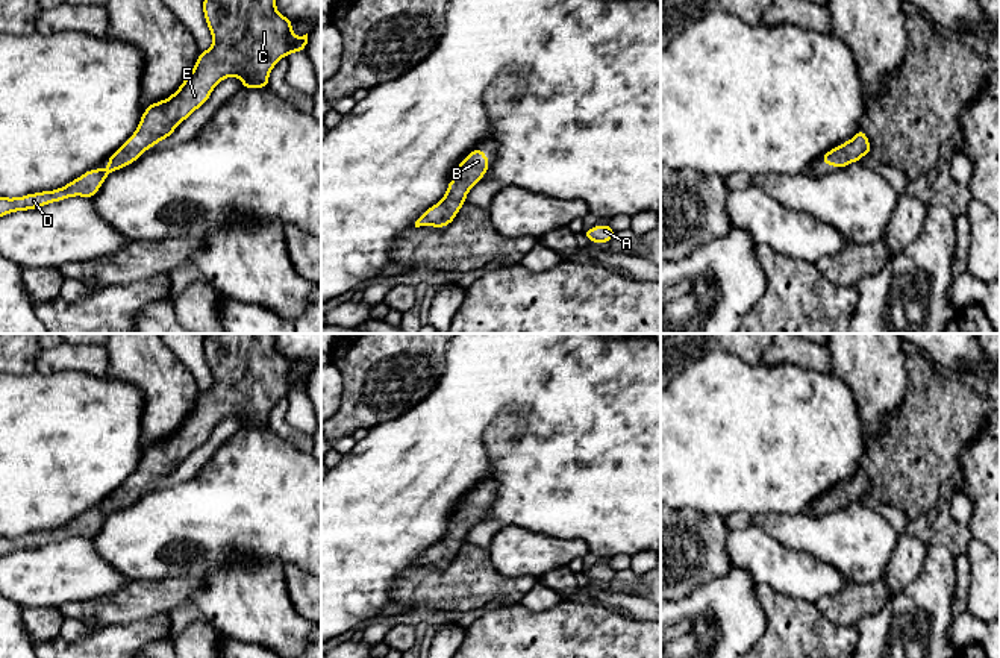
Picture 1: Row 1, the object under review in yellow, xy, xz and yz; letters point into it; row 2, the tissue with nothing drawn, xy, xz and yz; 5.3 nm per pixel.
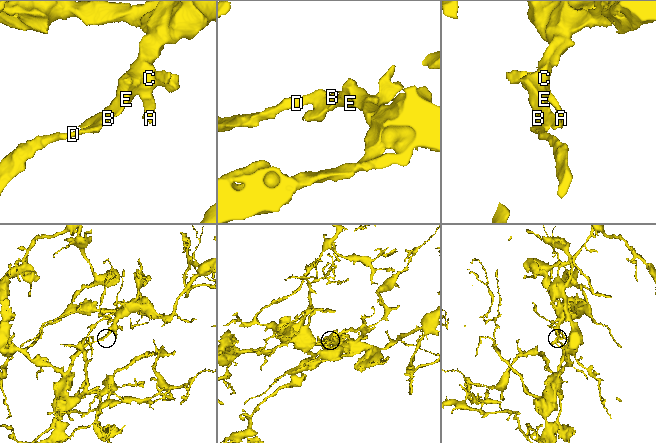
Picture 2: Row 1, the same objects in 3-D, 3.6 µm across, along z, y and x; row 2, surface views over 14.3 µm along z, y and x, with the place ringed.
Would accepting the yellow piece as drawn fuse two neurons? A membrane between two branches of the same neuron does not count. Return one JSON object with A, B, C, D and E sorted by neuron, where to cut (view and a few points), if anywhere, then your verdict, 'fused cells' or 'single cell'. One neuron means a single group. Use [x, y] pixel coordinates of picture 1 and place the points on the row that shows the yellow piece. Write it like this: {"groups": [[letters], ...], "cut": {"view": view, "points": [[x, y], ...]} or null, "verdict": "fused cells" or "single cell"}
{"groups": [["A", "B", "C", "D", "E"]], "cut": null, "verdict": "single cell"}

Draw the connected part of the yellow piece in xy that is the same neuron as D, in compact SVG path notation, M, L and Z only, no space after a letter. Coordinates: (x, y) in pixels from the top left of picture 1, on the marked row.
M203 0L203 15L214 38L212 45L206 52L198 53L194 68L176 92L144 109L135 133L106 159L109 164L108 170L91 168L58 190L26 194L14 199L0 197L0 217L17 211L36 209L74 196L88 199L94 197L112 171L133 164L150 147L171 136L182 121L209 100L211 92L221 80L236 76L242 82L242 89L270 88L268 77L277 61L291 53L305 52L308 44L308 33L295 36L291 32L292 20L277 12L276 0Z

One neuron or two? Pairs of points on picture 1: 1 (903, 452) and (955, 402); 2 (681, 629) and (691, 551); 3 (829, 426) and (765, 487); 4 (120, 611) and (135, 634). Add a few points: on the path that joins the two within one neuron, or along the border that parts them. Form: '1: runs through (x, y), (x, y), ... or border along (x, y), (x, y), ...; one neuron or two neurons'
1: runs through (915, 441), (943, 414); one neuron
2: border along (717, 578), (676, 599); two neurons
3: runs through (814, 438), (781, 472); one neuron
4: border along (162, 614), (153, 614), (124, 625), (99, 625); two neurons

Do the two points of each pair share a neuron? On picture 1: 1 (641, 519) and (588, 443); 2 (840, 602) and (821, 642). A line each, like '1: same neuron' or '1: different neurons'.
1: same neuron
2: different neurons

